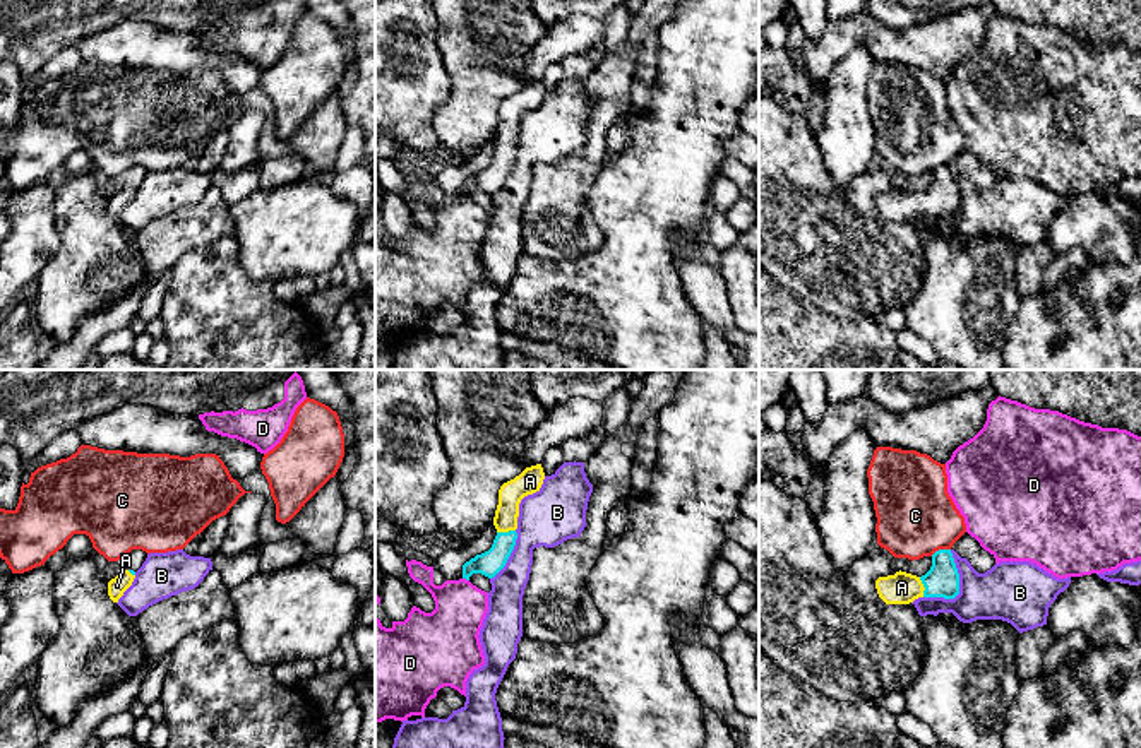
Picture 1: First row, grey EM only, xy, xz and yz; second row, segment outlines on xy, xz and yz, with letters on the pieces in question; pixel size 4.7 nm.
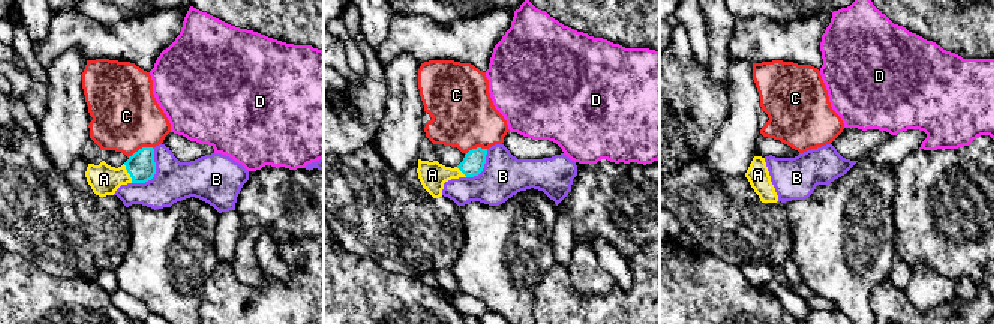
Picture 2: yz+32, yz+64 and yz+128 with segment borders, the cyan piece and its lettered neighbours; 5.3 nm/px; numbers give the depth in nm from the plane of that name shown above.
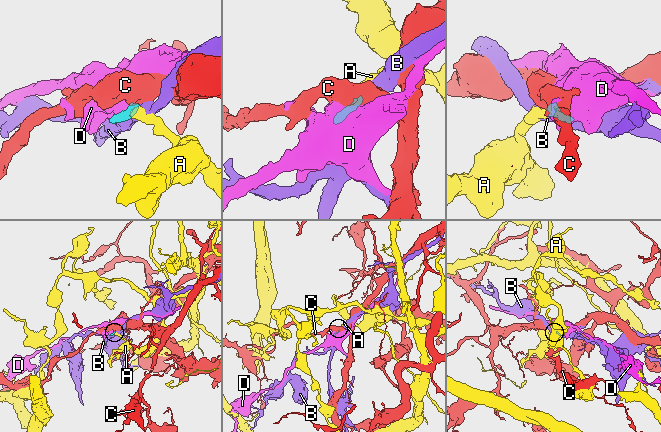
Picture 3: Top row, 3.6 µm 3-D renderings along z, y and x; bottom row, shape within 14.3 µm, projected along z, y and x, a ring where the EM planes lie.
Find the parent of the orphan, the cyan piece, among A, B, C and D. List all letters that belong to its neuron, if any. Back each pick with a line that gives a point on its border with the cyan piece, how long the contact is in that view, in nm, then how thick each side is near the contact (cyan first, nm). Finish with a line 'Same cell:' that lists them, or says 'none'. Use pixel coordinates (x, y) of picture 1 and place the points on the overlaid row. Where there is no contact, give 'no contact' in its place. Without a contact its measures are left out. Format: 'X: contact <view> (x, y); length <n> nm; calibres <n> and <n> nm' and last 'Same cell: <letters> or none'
A: contact yz (924, 586); length 100 nm; calibres 160 and 150 nm
Same cell: A

